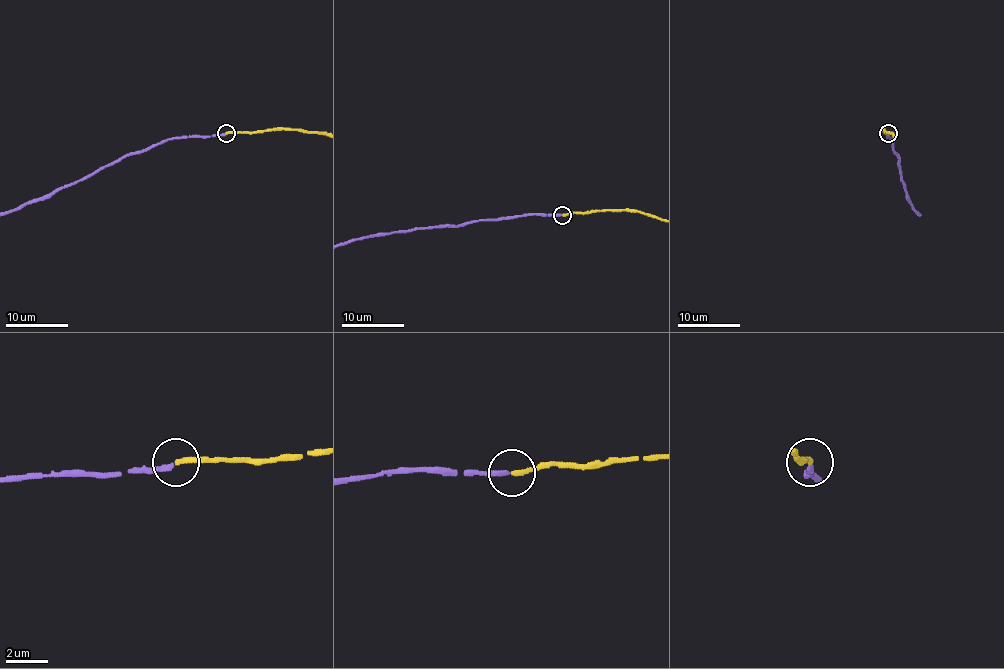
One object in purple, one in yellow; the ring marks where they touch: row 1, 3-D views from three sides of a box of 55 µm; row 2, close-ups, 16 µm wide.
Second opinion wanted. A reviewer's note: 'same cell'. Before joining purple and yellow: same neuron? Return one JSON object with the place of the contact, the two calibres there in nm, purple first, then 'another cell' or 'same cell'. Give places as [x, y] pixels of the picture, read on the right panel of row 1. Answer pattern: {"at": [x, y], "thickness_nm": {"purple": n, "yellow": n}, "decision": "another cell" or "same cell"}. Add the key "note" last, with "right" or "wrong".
{"at": [888, 133], "thickness_nm": {"purple": 200, "yellow": 220}, "decision": "same cell", "note": "right"}

